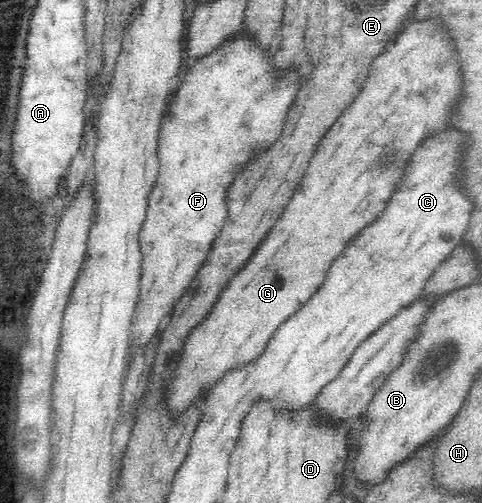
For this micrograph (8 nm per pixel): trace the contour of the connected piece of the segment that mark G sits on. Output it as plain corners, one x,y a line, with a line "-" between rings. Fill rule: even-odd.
435,20
405,23
397,33
396,41
387,44
386,49
371,60
361,92
349,104
349,108
341,112
339,120
333,122
325,138
321,139
300,185
277,219
277,224
257,247
249,263
232,276
215,308
187,337
179,366
166,390
168,406
172,410
183,410
189,406
197,398
199,390
209,390
227,370
255,360
281,324
319,290
331,262
343,252
343,246
349,244
386,207
395,191
395,184
401,180
405,166
417,148
417,142
421,142
433,130
447,128
447,122
443,120
449,118
449,106
453,104
453,98
459,96
459,84
461,78
455,52
449,46
445,30
437,26
-
389,150
397,152
395,166
389,166
383,172
377,162
379,156

